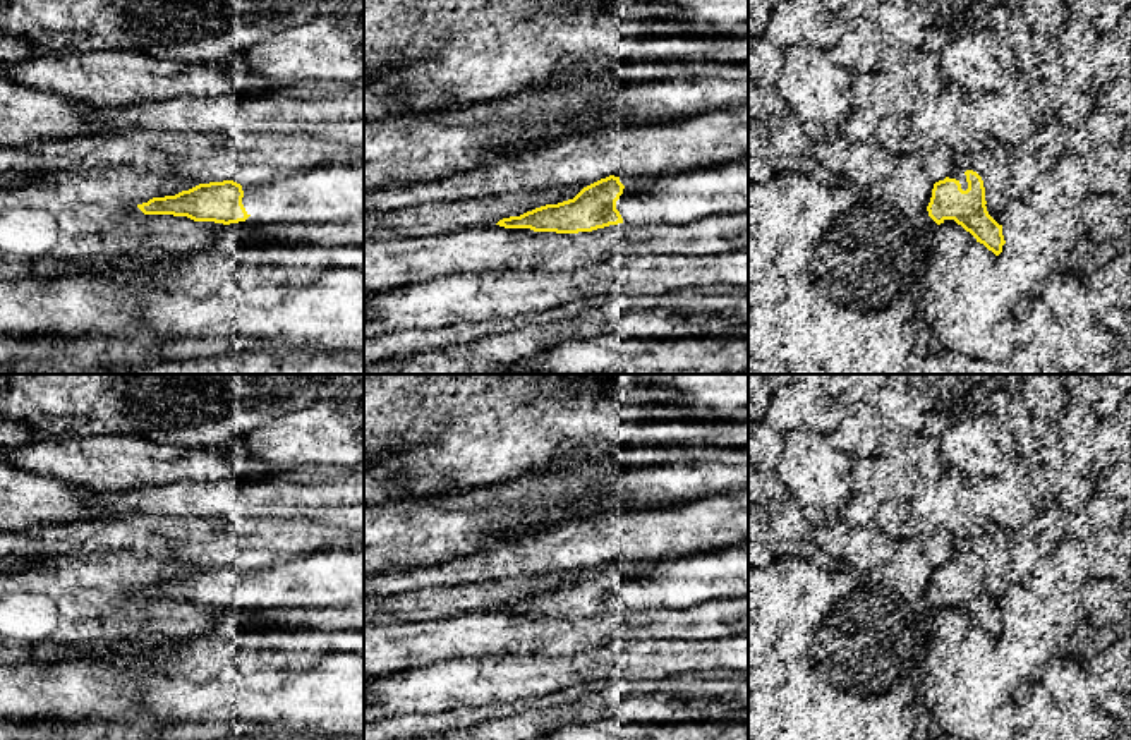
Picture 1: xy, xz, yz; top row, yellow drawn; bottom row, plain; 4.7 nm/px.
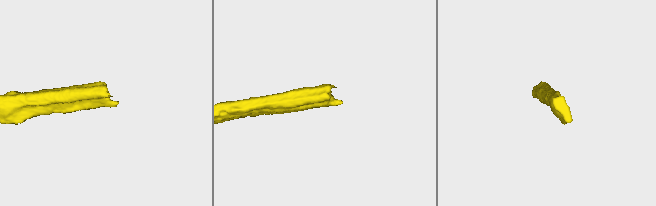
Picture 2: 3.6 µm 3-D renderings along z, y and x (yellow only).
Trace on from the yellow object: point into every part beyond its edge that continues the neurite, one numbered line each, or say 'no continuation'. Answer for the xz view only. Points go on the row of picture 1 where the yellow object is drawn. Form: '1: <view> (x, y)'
1: xz (682, 196)

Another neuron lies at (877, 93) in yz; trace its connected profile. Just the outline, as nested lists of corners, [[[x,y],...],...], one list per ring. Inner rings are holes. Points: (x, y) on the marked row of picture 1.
[[[887,70],[850,72],[855,88],[853,112],[875,124],[880,117],[899,113],[911,115],[915,98],[911,91],[899,84]]]

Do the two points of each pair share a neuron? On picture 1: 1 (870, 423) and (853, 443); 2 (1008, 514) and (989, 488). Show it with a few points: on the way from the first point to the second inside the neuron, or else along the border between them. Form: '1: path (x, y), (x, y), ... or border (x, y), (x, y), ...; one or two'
1: path (865, 428), (857, 438); one
2: path (1008, 507), (996, 495); one

